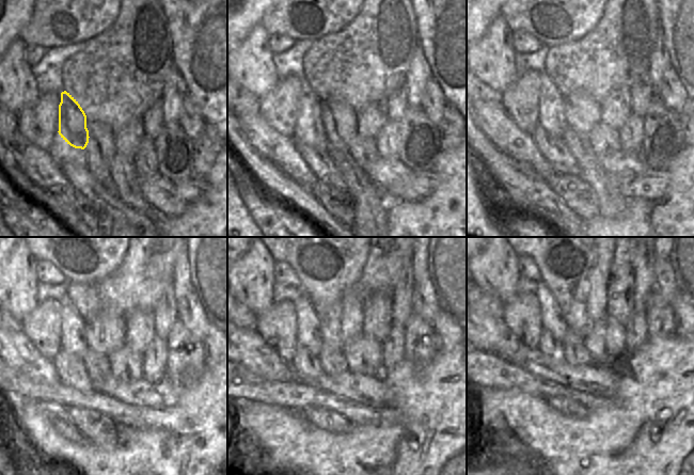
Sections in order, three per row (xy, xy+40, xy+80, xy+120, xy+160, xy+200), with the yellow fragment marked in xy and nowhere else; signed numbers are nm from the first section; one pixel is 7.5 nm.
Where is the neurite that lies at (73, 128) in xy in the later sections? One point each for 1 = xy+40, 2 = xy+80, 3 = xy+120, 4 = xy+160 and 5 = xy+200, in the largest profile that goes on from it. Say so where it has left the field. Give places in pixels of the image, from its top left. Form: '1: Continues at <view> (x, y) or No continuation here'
1: Continues at xy+40 (309, 130)
2: Continues at xy+80 (551, 116)
3: Continues at xy+120 (73, 326)
4: Continues at xy+160 (310, 336)
5: Continues at xy+200 (551, 322).

